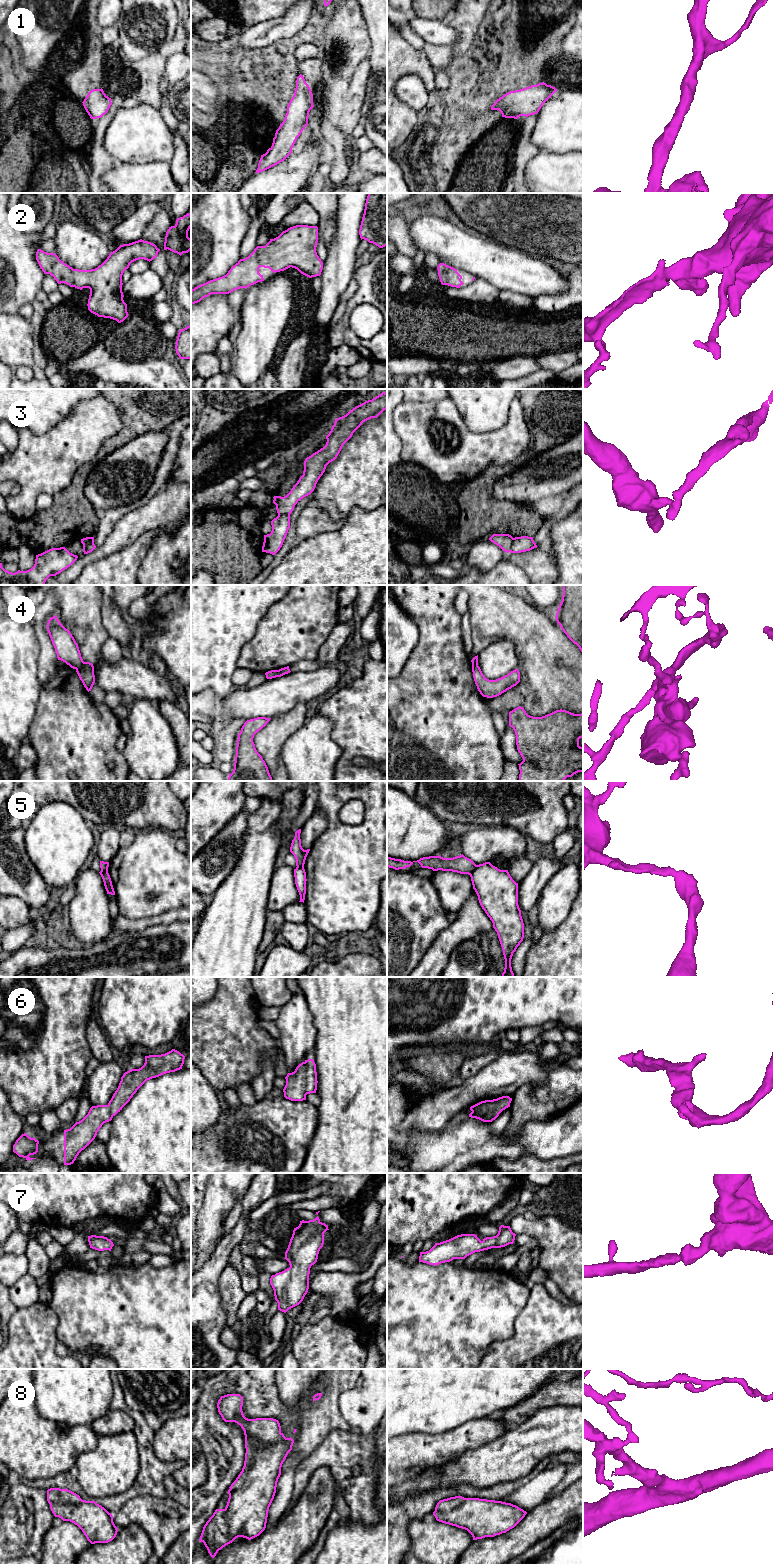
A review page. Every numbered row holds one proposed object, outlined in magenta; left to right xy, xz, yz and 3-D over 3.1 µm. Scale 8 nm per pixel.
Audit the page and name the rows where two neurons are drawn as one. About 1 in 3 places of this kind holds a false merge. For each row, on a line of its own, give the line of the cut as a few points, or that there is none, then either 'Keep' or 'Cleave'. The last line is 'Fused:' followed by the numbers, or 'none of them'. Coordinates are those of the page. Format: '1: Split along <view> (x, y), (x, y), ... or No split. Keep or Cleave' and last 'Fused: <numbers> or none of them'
1: No split. Keep
2: No split. Keep
3: Split along yz (513, 538), (509, 551). Cleave
4: Split along xy (84, 662), (76, 669). Cleave
5: Split along yz (477, 865), (470, 875). Cleave
6: No split. Keep
7: No split. Keep
8: No split. Keep
Fused: 3, 4, 5

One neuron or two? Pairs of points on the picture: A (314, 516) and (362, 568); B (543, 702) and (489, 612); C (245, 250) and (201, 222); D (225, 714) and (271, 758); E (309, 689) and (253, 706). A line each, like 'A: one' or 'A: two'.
A: two
B: one
C: two
D: two
E: one

